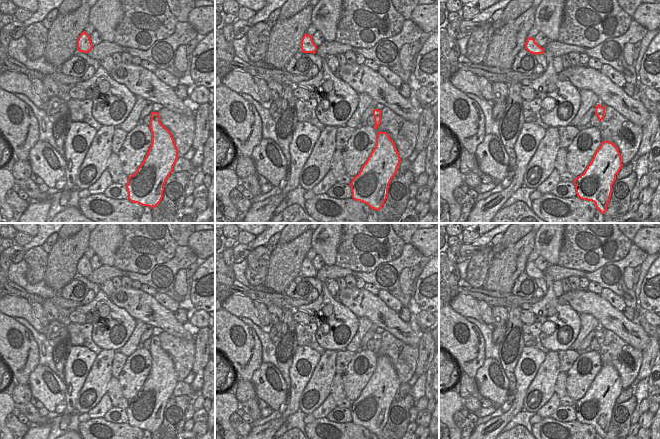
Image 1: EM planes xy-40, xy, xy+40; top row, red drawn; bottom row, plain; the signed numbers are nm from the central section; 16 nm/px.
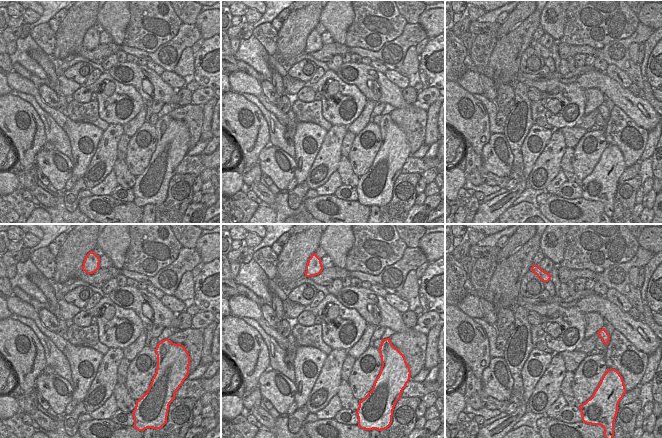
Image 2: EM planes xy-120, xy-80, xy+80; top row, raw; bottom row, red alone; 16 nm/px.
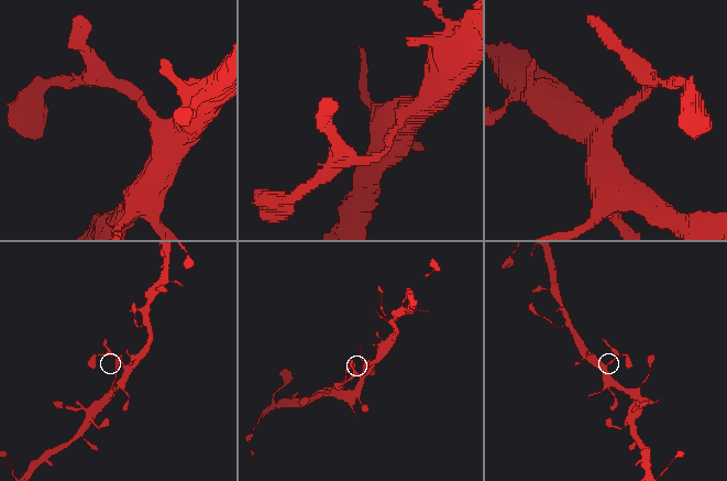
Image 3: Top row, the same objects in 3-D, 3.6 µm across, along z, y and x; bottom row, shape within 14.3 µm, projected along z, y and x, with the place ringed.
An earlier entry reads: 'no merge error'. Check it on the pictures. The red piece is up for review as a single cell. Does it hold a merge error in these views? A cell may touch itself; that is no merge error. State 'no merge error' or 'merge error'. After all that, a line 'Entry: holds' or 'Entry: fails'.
merge error
Entry: fails

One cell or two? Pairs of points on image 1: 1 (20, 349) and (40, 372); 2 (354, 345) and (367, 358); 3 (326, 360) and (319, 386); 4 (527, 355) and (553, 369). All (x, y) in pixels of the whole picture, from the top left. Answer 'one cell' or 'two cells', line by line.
1: two cells
2: two cells
3: one cell
4: two cells

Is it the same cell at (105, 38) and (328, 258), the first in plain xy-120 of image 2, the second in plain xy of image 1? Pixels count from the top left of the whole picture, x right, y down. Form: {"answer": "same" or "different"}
{"answer": "different"}

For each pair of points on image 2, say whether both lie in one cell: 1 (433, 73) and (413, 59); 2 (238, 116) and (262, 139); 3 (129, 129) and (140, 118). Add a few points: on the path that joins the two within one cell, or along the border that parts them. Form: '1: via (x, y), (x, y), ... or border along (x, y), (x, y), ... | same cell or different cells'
1: border along (418, 56), (419, 69) | different cells
2: via (244, 122), (256, 134) | same cell
3: via (132, 126), (137, 121) | same cell

